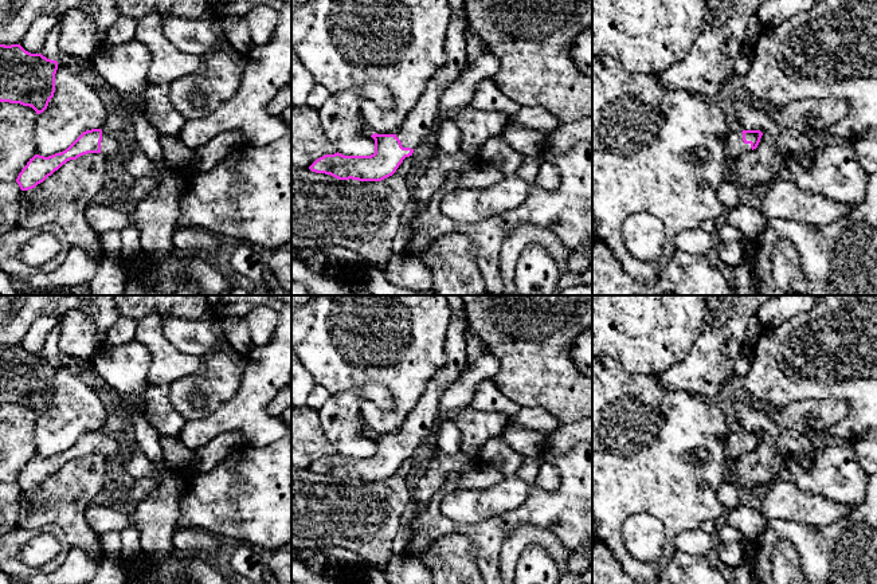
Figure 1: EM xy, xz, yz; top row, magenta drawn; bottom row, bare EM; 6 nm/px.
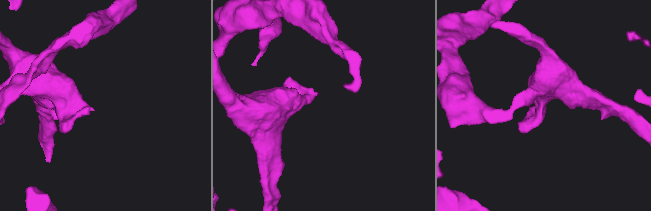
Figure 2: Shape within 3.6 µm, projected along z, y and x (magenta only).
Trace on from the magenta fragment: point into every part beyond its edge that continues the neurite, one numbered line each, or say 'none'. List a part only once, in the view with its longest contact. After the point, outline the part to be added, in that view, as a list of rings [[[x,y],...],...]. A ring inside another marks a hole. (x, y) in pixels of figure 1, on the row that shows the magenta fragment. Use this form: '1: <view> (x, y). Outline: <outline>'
1: xz (423, 118). Outline: [[[451,15],[445,43],[447,63],[430,79],[407,119],[395,133],[403,148],[415,150],[423,141],[432,138],[438,122],[447,115],[441,109],[441,97],[469,66],[465,26],[466,16]]]

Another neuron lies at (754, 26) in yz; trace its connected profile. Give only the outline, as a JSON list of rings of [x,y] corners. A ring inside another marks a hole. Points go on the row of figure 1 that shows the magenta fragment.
[[[756,15],[751,16],[744,31],[743,44],[745,50],[749,50],[757,40],[761,31],[761,23]]]

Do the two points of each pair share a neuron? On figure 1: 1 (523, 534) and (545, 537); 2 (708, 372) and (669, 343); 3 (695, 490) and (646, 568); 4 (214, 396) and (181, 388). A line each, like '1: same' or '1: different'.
1: same
2: different
3: same
4: same

